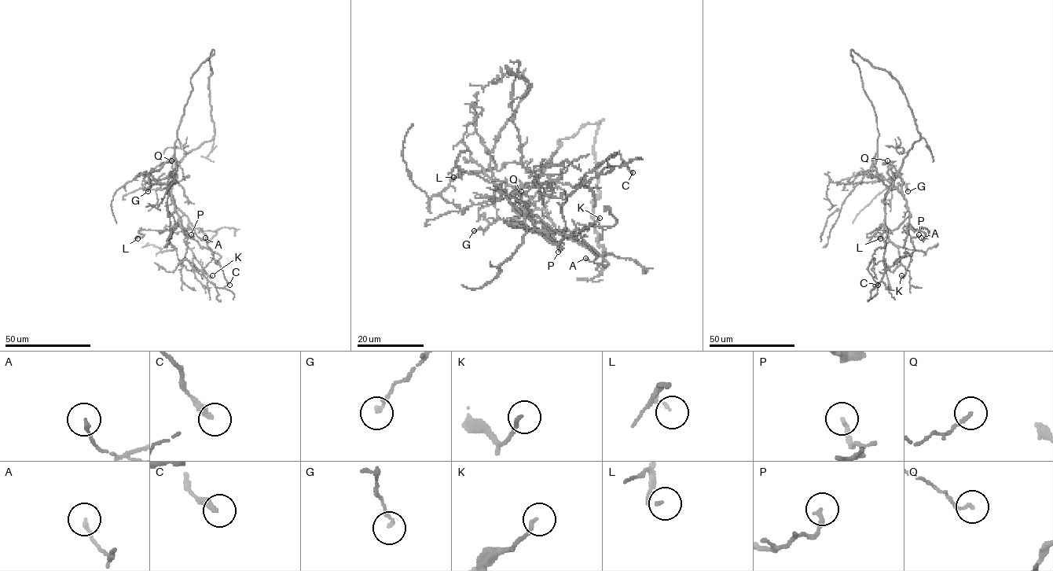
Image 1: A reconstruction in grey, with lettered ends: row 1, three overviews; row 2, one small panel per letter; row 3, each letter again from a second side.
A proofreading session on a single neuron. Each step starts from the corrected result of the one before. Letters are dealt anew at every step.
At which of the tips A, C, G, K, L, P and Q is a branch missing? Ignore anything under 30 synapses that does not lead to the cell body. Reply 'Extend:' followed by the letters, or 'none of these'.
Extend: none of these

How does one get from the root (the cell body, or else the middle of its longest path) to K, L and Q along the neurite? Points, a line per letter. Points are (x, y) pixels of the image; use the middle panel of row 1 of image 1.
K: (485, 171), (519, 215), (513, 220), (548, 237), (552, 233), (544, 238), (553, 243), (599, 218)
L: (485, 171), (519, 215), (513, 220), (543, 234), (493, 183), (456, 164), (466, 151), (453, 177)
Q: (485, 171), (519, 215), (514, 220), (497, 219), (490, 223), (478, 211), (500, 197), (506, 186), (521, 191)

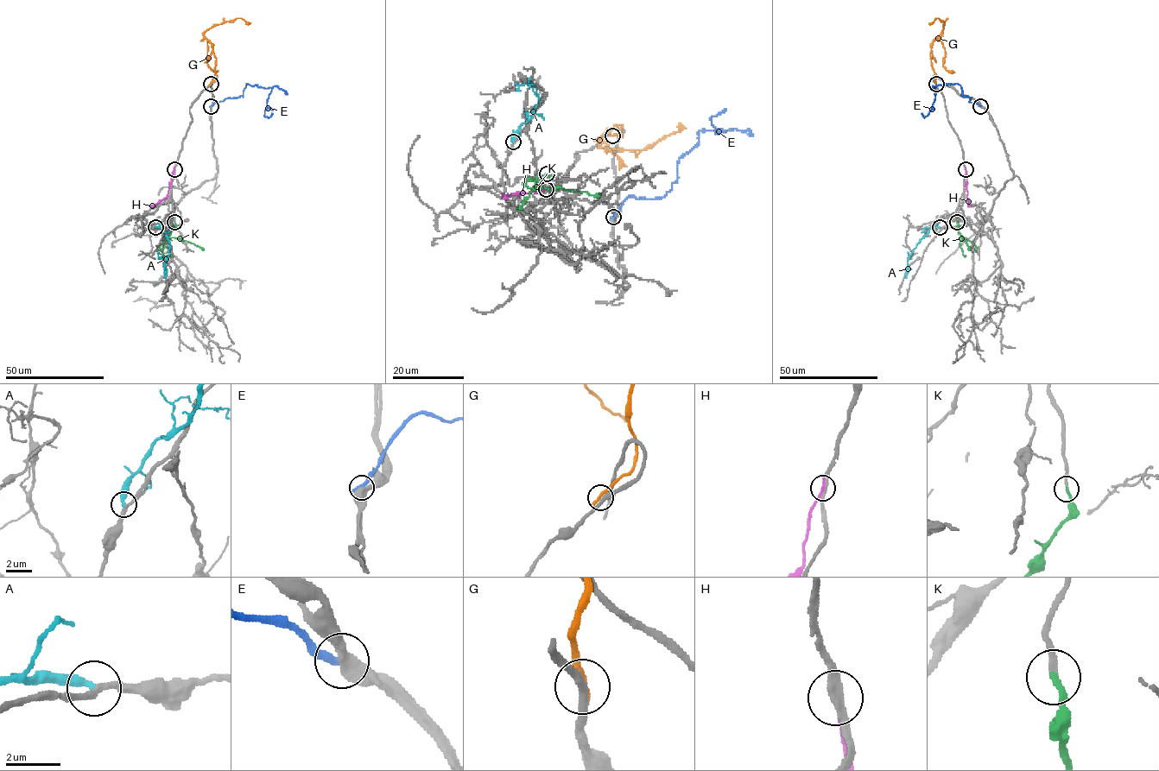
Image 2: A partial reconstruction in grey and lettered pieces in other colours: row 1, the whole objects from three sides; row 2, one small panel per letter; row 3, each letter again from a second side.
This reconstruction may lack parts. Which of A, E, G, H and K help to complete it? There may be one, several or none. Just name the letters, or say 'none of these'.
K

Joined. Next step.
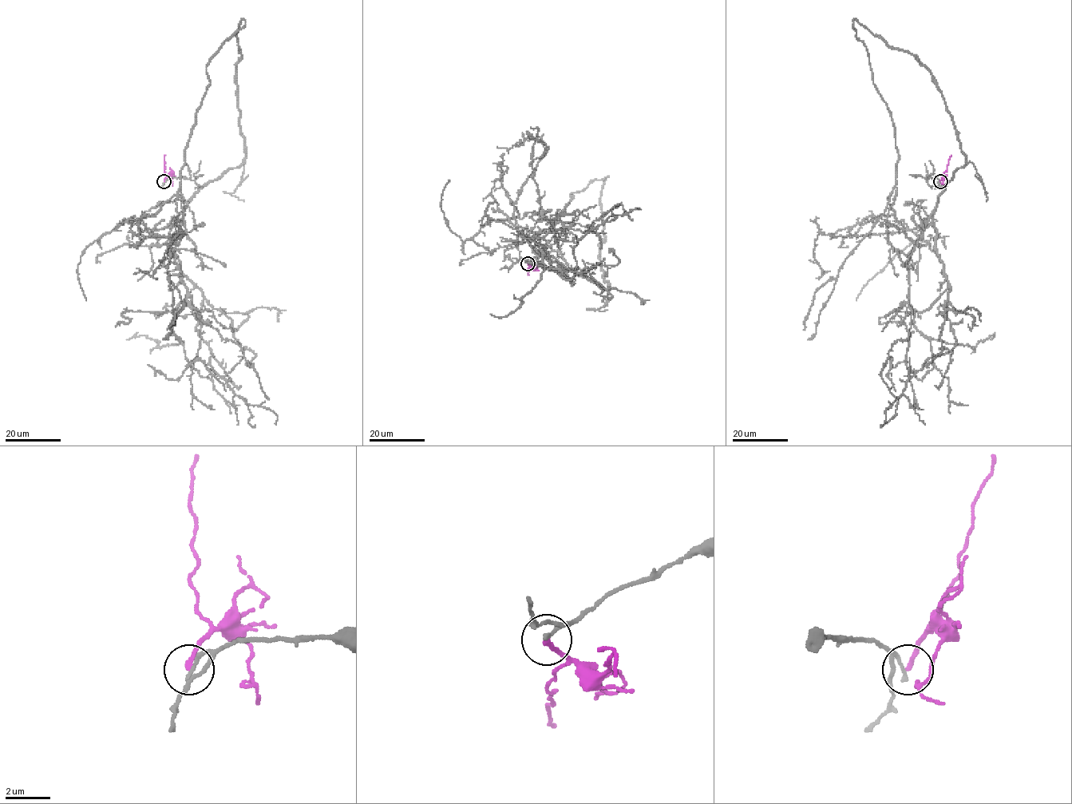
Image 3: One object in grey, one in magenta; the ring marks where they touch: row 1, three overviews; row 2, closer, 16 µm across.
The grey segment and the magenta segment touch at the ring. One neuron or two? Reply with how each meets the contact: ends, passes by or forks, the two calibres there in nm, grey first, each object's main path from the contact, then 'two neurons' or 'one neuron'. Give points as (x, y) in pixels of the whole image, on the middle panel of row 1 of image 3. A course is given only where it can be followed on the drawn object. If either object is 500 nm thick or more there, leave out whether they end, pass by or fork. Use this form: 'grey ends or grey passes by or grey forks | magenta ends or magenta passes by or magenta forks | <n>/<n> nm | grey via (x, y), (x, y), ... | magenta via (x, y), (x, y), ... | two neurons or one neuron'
grey ends | magenta ends | 180/200 nm | grey via (528, 263), (568, 267), (491, 194), (504, 172), (520, 218), (540, 214), (547, 146), (526, 131) | magenta via (528, 264), (530, 266), (528, 275) | two neurons

